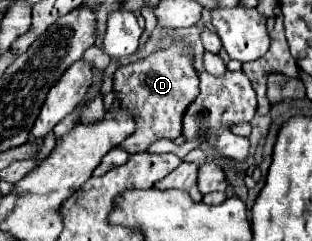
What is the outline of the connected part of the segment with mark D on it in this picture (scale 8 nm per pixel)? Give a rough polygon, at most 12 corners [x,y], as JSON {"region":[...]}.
{"region":[[174,45],[114,75],[134,133],[118,149],[138,153],[182,135],[198,95],[192,53]]}

